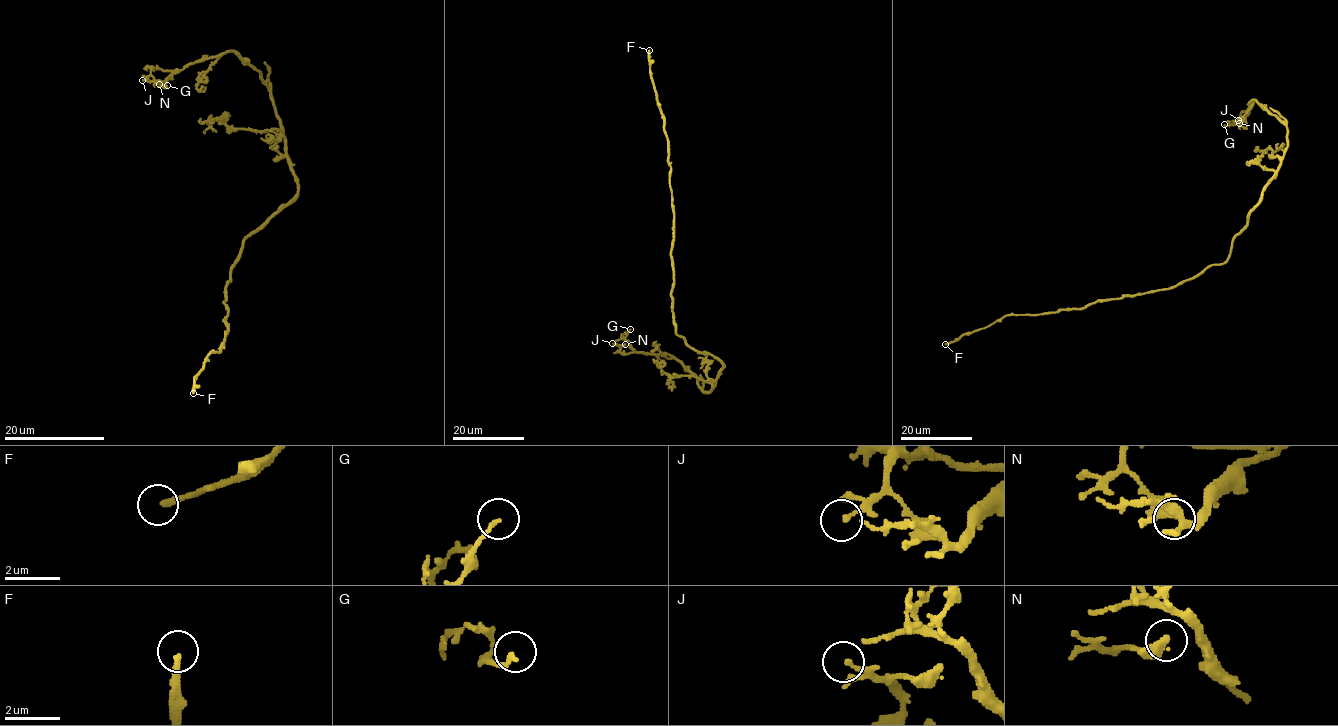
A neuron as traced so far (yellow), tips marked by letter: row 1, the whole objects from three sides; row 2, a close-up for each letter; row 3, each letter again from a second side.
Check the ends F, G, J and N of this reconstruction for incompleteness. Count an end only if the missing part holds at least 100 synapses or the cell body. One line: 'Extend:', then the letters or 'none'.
Extend: F

